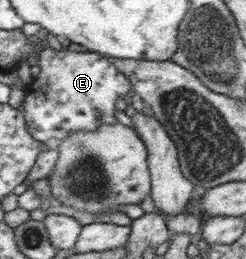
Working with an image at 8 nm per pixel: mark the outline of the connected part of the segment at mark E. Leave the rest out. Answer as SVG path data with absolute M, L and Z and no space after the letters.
M49 47L39 52L38 66L39 75L33 78L25 88L25 98L21 107L30 122L29 128L32 136L44 145L44 150L36 160L29 180L25 181L27 189L32 189L32 183L35 180L51 178L59 160L59 148L63 140L73 136L77 131L97 131L104 124L113 124L115 122L115 102L123 96L130 98L135 90L130 78L125 77L125 74L121 73L121 70L117 69L111 60L91 51L76 52L68 48L57 51Z

